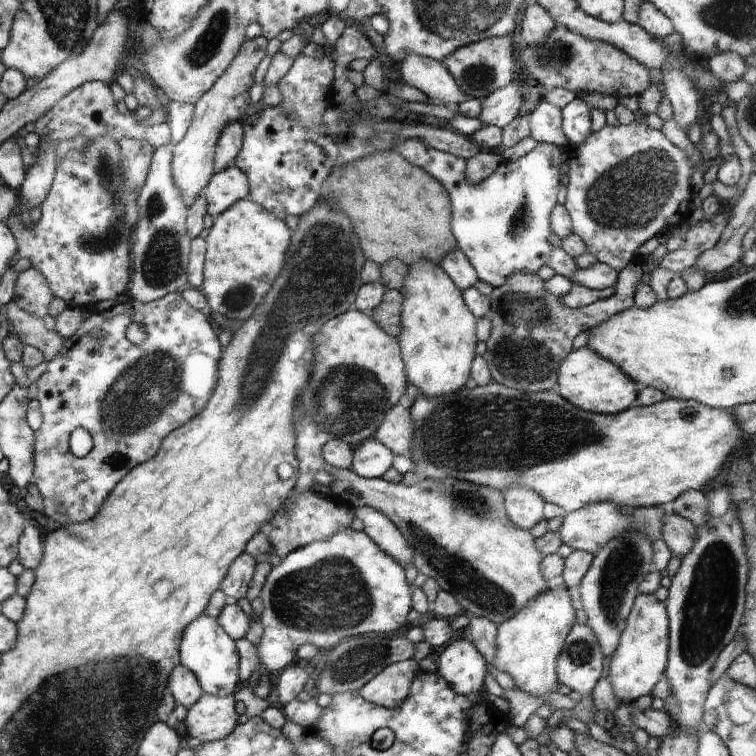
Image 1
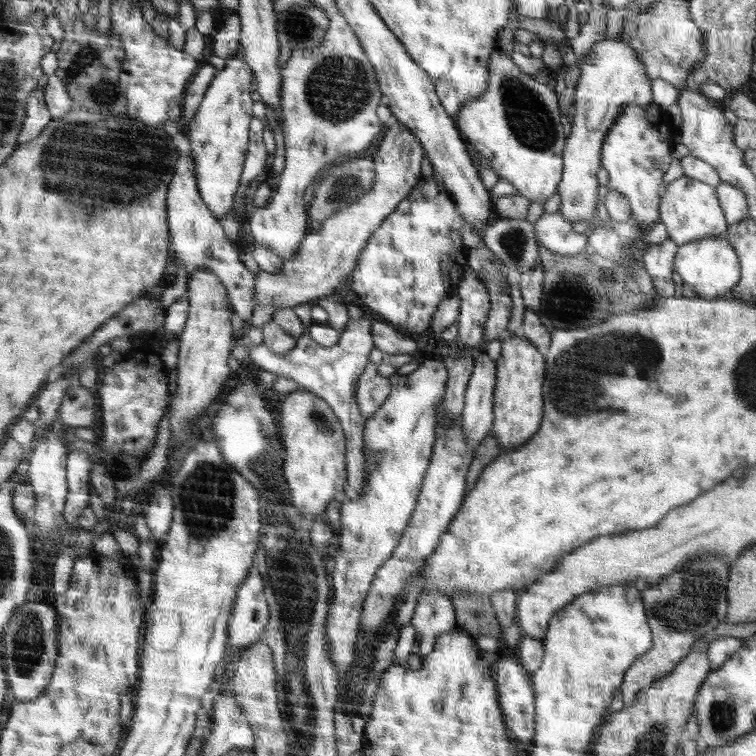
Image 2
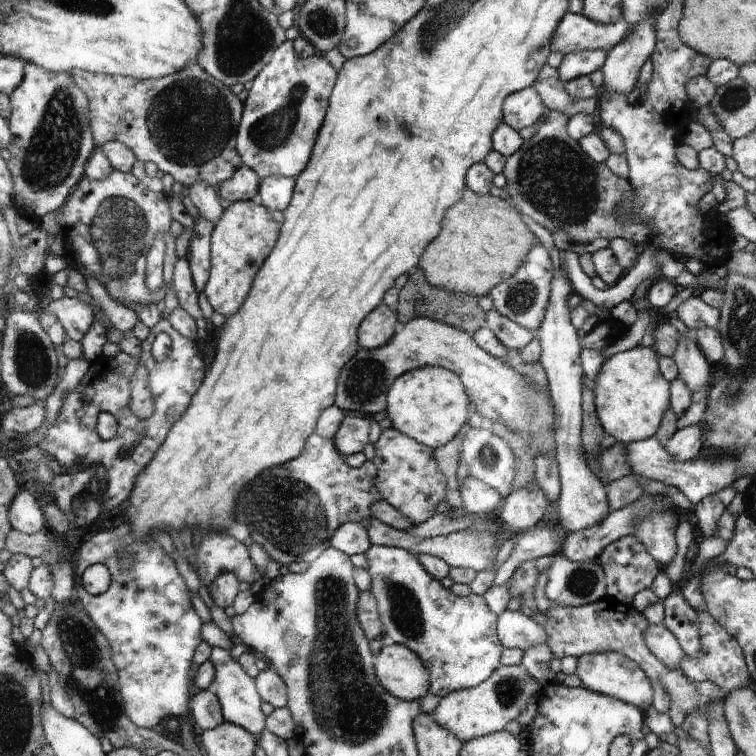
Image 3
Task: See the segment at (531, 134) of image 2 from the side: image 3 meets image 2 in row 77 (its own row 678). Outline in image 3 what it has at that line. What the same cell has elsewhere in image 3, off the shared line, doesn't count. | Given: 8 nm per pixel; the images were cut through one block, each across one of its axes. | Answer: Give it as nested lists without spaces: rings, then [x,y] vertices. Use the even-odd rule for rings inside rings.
[[[499,665],[482,684],[450,693],[441,699],[433,714],[440,726],[446,727],[456,738],[466,743],[474,738],[504,730],[508,722],[518,720],[527,706],[527,700],[539,693],[539,682],[529,676],[522,665]]]

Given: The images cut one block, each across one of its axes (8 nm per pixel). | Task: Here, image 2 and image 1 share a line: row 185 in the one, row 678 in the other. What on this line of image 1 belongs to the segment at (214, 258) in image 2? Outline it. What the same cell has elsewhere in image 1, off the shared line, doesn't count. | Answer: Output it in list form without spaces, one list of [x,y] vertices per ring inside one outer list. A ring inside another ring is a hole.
[[[182,664],[176,666],[171,674],[168,688],[176,704],[182,704],[187,709],[195,702],[198,702],[204,693],[195,674],[190,672],[186,666],[182,666]]]

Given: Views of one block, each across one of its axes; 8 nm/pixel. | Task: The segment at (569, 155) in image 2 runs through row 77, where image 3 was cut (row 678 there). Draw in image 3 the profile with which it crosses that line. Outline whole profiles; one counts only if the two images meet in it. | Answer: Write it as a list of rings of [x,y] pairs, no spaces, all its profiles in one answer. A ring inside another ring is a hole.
[[[618,652],[586,654],[578,658],[575,674],[580,678],[582,687],[590,691],[628,702],[632,706],[639,707],[640,710],[646,711],[646,708],[652,704],[654,688],[648,682],[648,676],[644,674],[643,668],[627,655],[618,654]]]

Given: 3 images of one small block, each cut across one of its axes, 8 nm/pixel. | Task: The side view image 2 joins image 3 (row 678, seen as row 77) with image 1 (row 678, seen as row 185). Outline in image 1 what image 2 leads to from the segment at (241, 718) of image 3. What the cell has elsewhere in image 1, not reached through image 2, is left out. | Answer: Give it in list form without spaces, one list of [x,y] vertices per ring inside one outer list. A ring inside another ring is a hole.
[[[204,614],[196,622],[192,621],[188,634],[184,634],[184,650],[179,650],[179,658],[184,658],[184,666],[195,674],[204,693],[220,697],[234,695],[238,686],[240,656],[236,652],[234,639],[220,626],[218,619]]]

